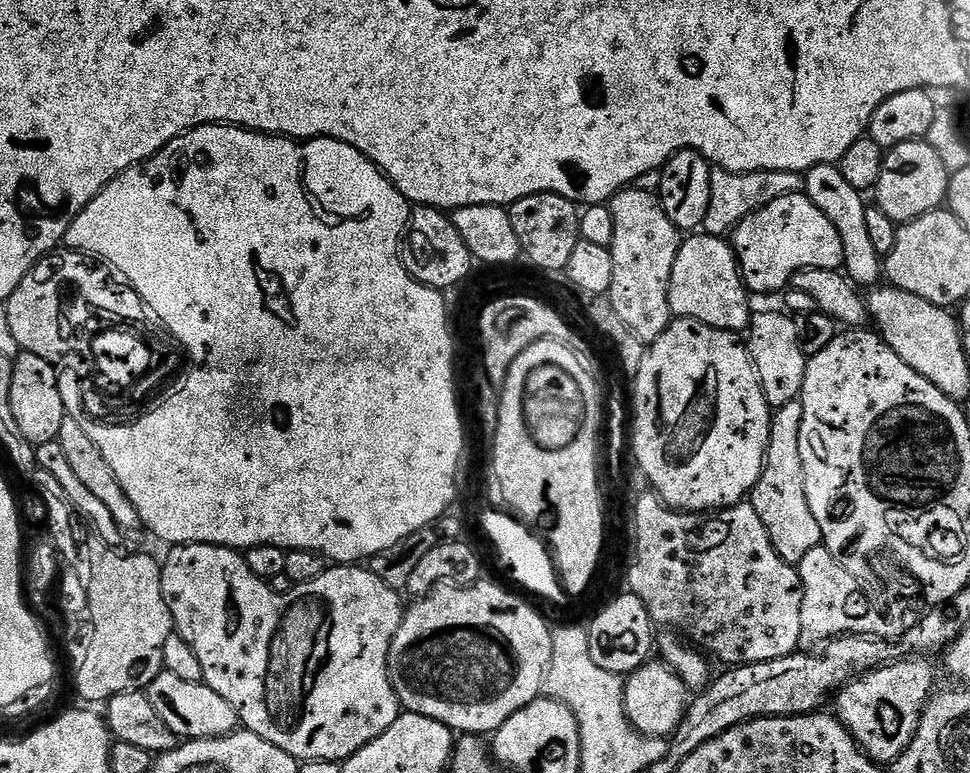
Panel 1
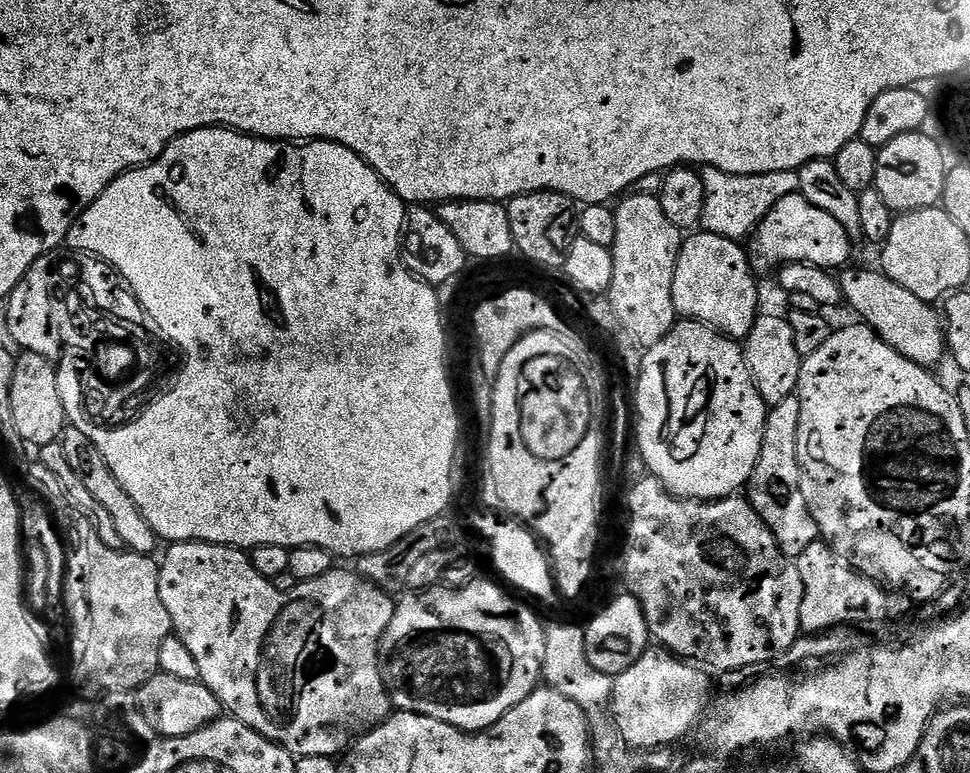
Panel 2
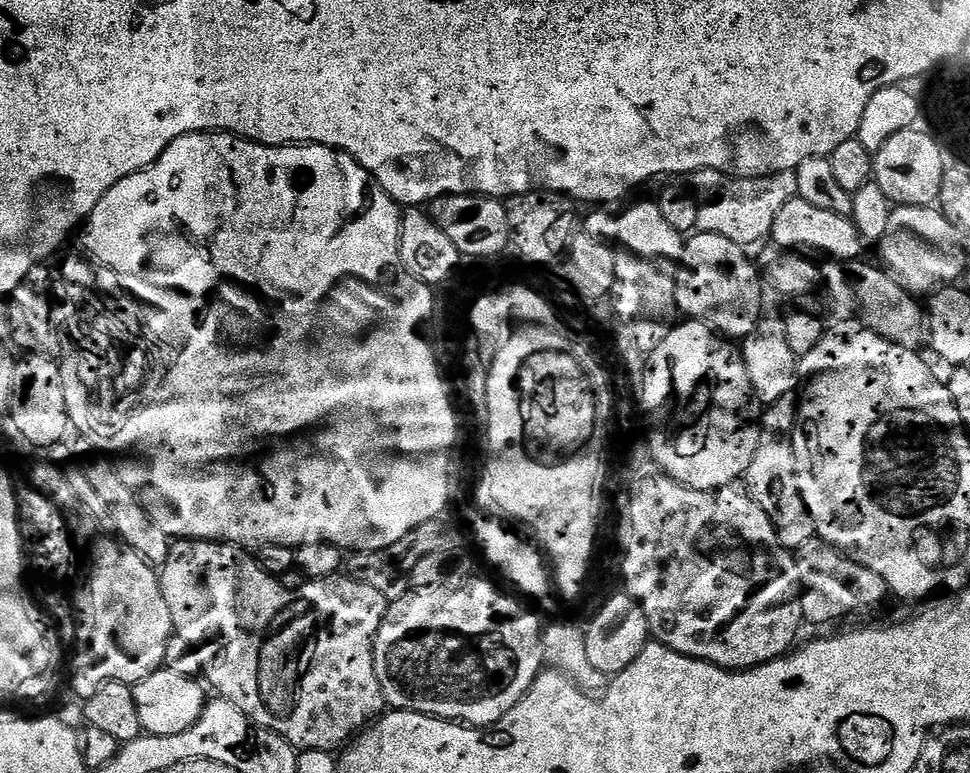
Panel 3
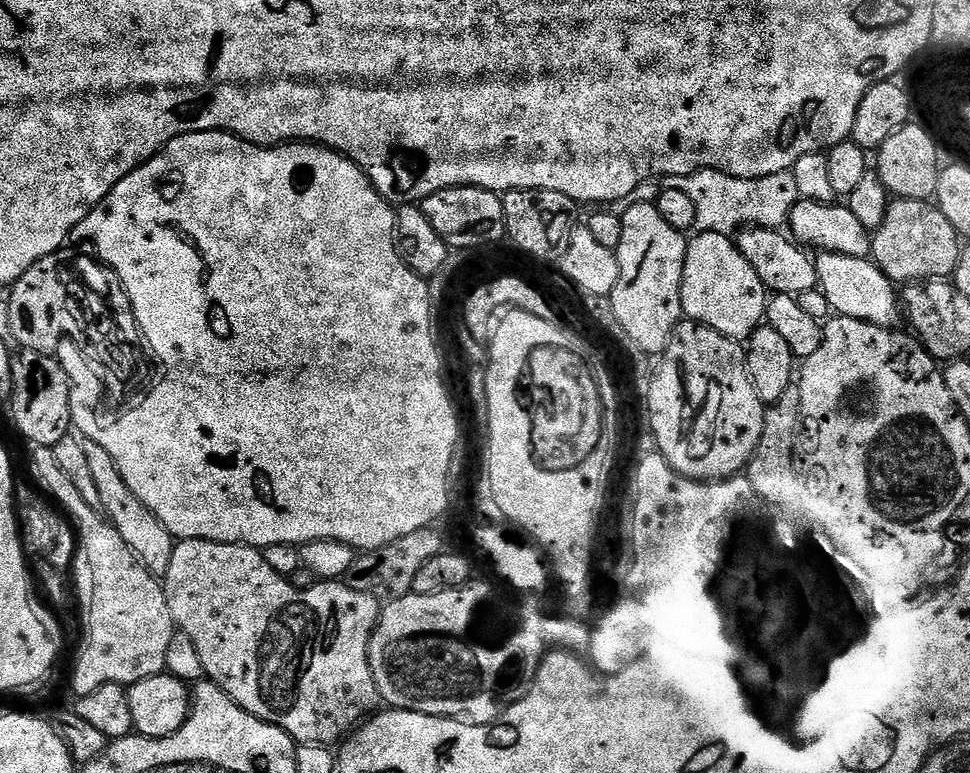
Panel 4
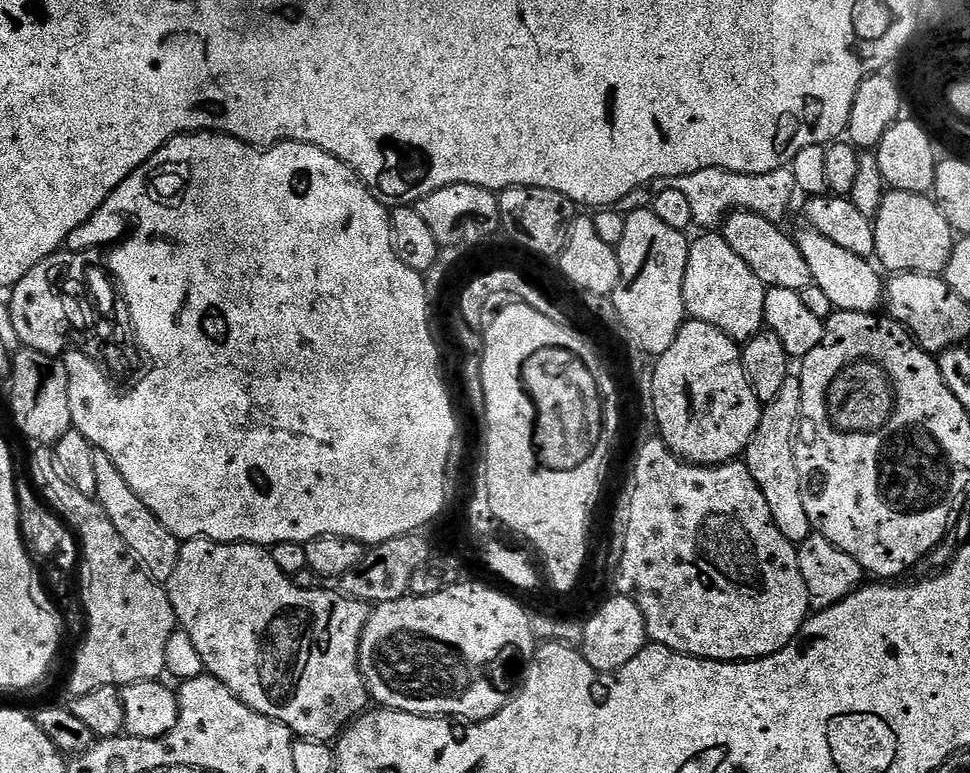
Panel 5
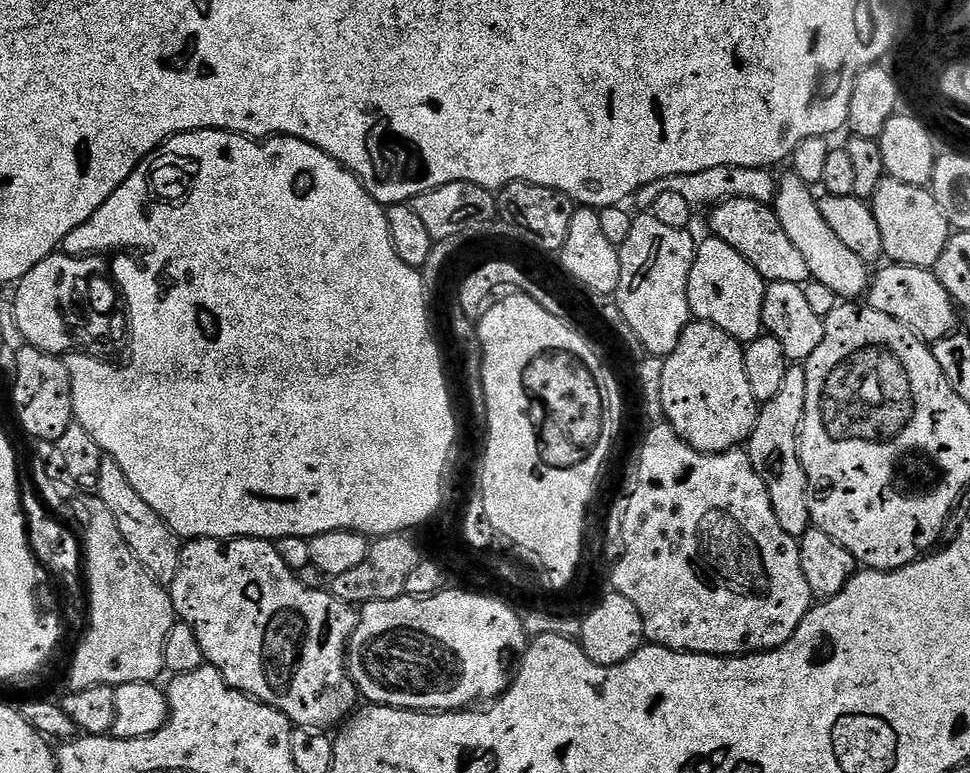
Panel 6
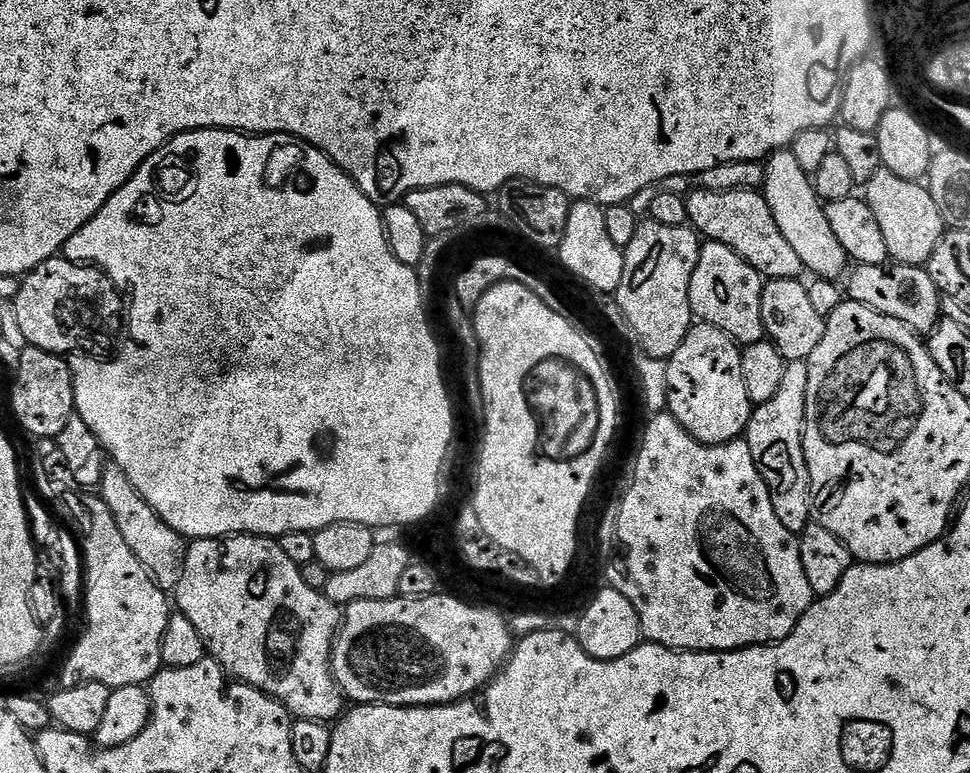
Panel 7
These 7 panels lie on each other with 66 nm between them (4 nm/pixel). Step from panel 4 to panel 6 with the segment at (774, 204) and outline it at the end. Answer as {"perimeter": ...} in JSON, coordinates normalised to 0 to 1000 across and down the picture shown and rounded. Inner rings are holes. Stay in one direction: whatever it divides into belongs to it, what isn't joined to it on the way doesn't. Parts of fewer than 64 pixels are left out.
{"perimeter":[[[735,215],[732,220],[724,220],[720,225],[695,225],[691,230],[682,230],[678,235],[670,235],[656,247],[654,263],[660,272],[671,270],[674,256],[681,251],[703,251],[707,261],[711,261],[714,272],[733,272],[739,264],[757,256],[773,256],[773,261],[786,261],[795,265],[800,256],[801,229],[791,217],[766,217],[765,215]]]}

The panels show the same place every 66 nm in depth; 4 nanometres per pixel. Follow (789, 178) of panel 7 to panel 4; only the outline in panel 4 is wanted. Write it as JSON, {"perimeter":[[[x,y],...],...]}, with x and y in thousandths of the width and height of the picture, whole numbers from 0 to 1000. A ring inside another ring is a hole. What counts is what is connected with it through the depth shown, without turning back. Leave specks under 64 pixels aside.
{"perimeter":[[[845,326],[840,332],[843,376],[856,391],[862,409],[885,411],[906,424],[923,426],[930,414],[930,388],[926,373],[898,335],[876,334],[863,326]]]}

